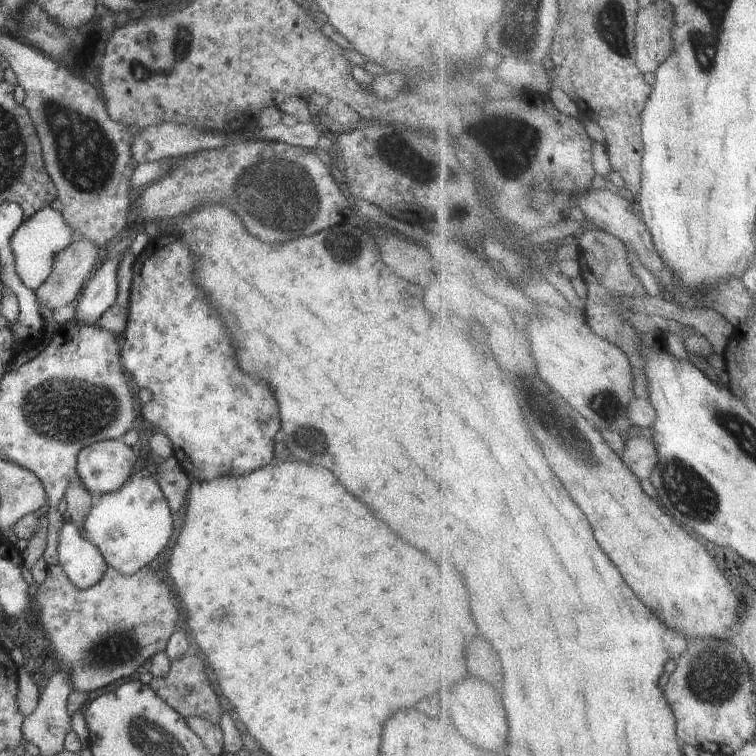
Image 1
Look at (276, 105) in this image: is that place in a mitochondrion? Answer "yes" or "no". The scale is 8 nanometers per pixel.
no

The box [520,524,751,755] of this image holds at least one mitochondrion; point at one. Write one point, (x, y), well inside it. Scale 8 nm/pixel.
(712, 678)

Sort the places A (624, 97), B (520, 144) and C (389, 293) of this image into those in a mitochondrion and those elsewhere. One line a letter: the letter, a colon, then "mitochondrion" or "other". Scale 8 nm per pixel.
A: other
B: mitochondrion
C: other

